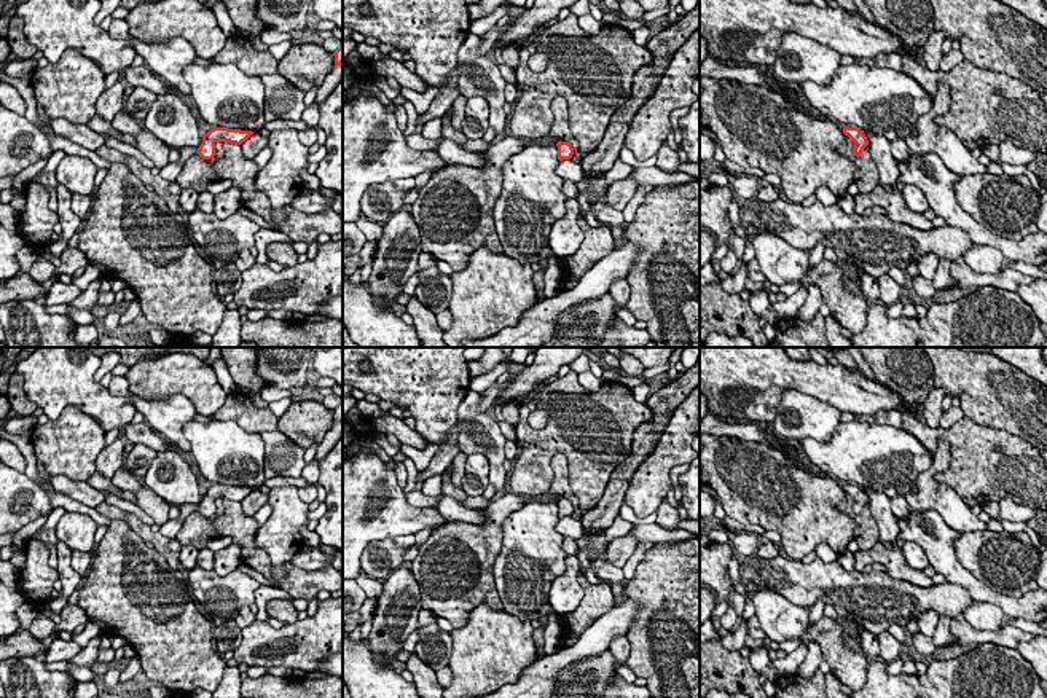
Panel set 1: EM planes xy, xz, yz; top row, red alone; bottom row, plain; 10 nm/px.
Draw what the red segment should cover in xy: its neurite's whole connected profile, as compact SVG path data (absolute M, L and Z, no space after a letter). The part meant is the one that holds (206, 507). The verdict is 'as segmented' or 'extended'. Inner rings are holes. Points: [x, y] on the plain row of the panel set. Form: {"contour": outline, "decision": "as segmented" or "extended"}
{"contour": "M214 484L207 491L202 491L202 500L198 505L185 504L180 507L180 515L175 520L169 520L163 526L159 526L159 534L175 539L183 521L193 513L199 512L202 516L212 516L215 513L215 500L217 499L229 499L241 502L245 499L253 489L241 488L241 486L228 486L228 484Z", "decision": "extended"}

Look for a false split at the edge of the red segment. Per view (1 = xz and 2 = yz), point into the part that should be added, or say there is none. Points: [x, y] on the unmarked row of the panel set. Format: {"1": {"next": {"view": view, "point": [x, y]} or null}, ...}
{"1": {"next": null}, "2": {"next": null}}

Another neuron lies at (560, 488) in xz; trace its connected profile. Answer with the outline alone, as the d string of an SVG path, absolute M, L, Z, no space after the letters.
M555 454L551 459L551 469L555 473L555 478L550 486L550 494L558 499L569 499L574 505L572 518L577 521L582 521L583 512L580 510L580 502L574 496L571 486L569 486L569 473L567 473L567 459L564 454Z

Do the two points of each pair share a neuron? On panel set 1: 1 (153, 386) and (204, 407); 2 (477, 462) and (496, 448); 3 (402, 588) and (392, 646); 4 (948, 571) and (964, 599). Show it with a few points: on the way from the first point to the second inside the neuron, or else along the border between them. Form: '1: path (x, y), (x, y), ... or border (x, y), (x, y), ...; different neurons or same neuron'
1: path (166, 386), (185, 386), (193, 394); same neuron
2: border (469, 453), (482, 453), (486, 458), (490, 483); different neurons
3: path (400, 603), (392, 622), (392, 631); same neuron
4: border (947, 580), (963, 587), (976, 599); different neurons

